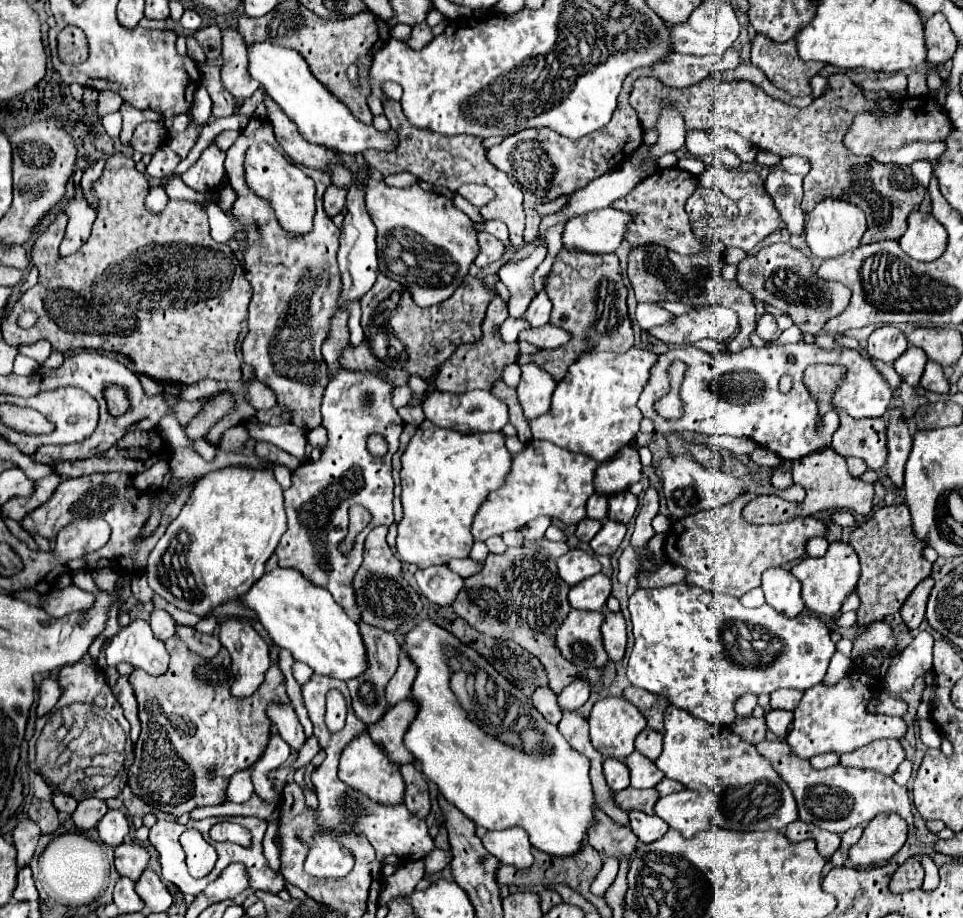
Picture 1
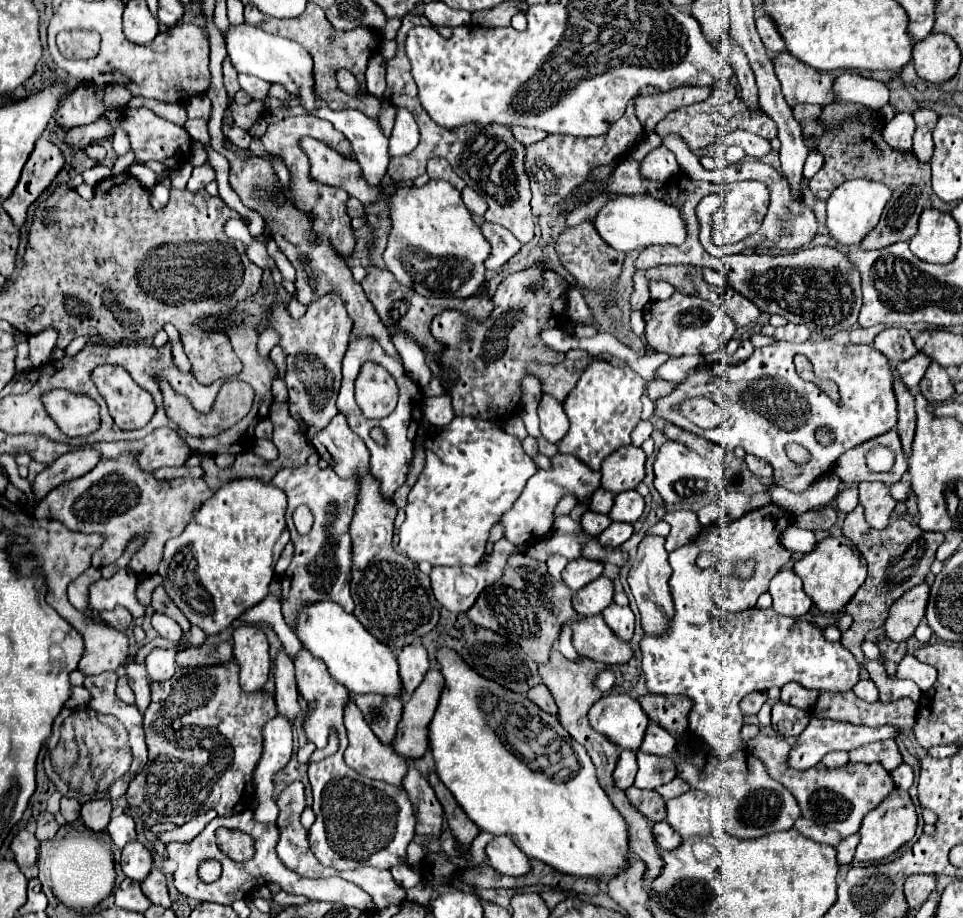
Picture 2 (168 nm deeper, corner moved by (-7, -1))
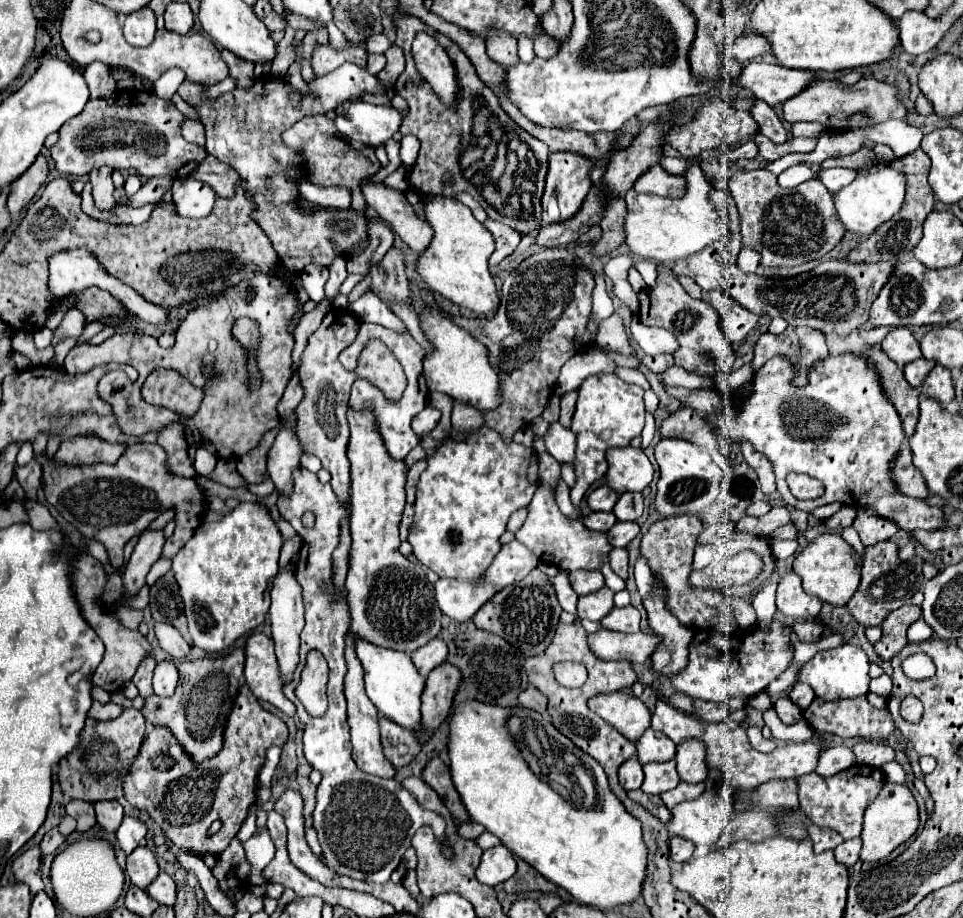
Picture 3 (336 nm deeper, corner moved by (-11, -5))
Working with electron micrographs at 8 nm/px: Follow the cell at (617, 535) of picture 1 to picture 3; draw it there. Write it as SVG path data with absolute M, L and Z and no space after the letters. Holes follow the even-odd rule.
M616 522L610 532L608 532L608 538L610 538L610 544L616 546L616 548L626 548L626 544L640 532L640 526L636 522Z

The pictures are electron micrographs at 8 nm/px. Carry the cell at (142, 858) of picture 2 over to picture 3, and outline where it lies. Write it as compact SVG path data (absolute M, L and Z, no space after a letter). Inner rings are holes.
M138 846L126 860L126 874L134 886L146 890L148 884L158 876L158 862L154 852L146 846Z

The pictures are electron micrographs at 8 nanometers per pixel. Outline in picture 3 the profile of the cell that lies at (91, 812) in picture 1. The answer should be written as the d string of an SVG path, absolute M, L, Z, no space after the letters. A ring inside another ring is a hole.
M104 800L104 802L96 802L94 804L96 808L96 818L98 818L98 824L108 830L108 832L116 832L120 822L122 822L122 806L118 802L110 802L110 800Z

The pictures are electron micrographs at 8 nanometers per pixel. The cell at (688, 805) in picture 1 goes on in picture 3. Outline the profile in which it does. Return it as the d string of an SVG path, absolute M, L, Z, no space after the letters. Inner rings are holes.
M704 790L698 800L686 800L672 808L670 834L698 846L712 846L728 826L732 814L732 802L724 802L714 790Z

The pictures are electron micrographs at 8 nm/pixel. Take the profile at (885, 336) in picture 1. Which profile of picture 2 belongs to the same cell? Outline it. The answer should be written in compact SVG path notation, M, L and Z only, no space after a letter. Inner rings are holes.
M886 328L876 336L874 348L878 352L884 352L884 356L890 358L890 362L902 362L918 354L908 330L904 328Z

